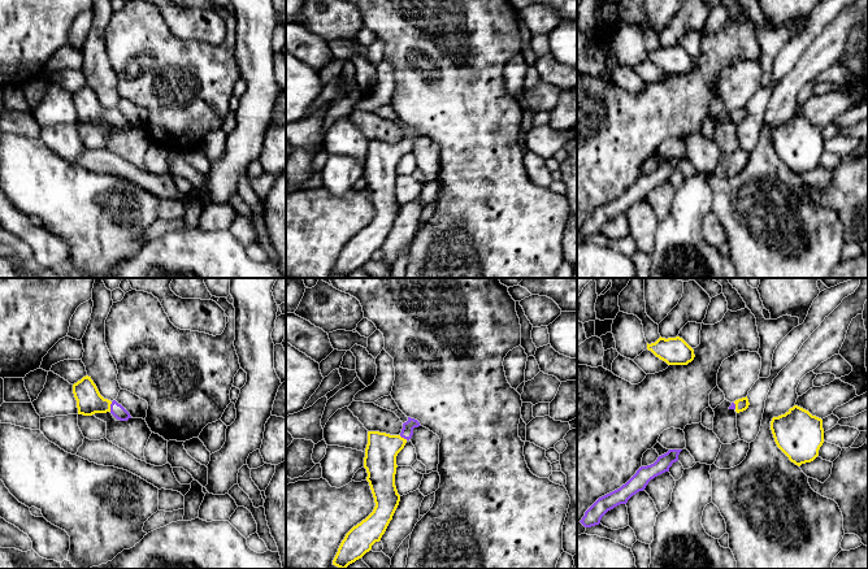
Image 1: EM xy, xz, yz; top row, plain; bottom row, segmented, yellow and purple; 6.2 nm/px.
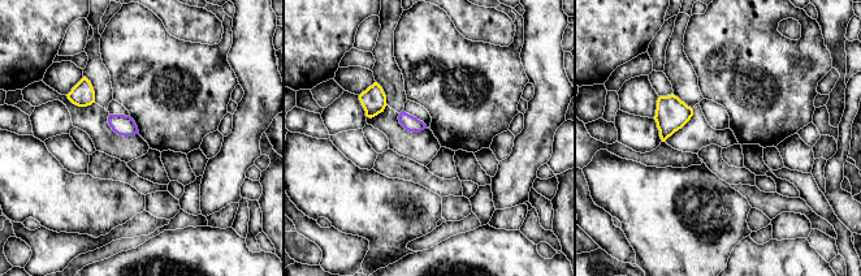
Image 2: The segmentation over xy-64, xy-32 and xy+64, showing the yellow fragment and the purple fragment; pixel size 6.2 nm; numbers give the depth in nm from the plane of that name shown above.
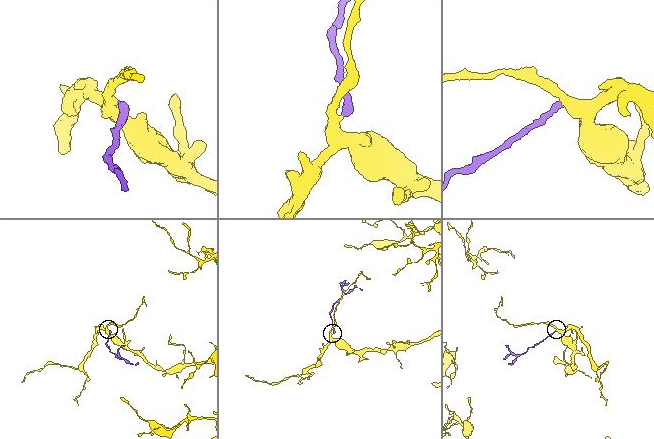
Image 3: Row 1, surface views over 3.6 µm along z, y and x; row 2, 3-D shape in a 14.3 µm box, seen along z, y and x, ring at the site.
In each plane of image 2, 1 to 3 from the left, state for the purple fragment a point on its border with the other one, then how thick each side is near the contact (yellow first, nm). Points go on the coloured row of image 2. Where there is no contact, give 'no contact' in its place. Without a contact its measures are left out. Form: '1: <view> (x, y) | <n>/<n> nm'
1: no contact
2: no contact
3: no contact

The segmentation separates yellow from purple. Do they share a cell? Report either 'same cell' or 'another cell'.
same cell

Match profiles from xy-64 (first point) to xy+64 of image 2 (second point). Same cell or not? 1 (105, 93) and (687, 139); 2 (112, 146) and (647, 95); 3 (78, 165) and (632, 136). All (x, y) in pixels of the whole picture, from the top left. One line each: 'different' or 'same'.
1: different
2: different
3: same

